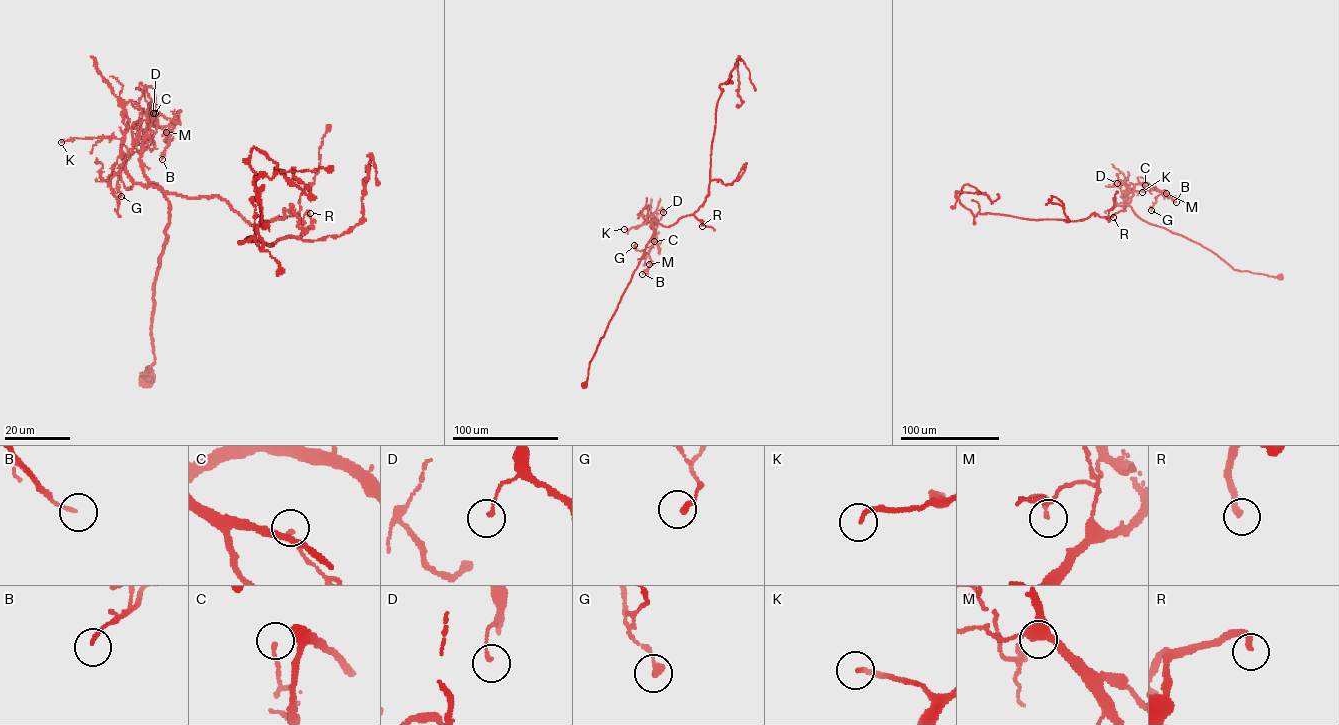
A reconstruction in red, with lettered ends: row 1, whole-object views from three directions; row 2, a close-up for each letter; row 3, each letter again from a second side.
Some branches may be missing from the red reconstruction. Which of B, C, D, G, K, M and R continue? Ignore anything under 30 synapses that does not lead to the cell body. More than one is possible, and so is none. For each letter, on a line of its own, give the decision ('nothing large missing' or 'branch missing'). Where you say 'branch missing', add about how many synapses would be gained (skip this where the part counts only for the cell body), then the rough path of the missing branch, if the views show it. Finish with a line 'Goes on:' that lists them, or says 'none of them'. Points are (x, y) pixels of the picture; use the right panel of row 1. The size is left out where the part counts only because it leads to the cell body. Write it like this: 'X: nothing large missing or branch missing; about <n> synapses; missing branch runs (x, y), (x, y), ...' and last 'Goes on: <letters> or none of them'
B: nothing large missing
C: nothing large missing
D: nothing large missing
G: nothing large missing
K: nothing large missing
M: nothing large missing
R: branch missing; about 45 synapses; missing branch runs (1113, 217), (1125, 223), (1136, 224), (1145, 214)
Goes on: R

